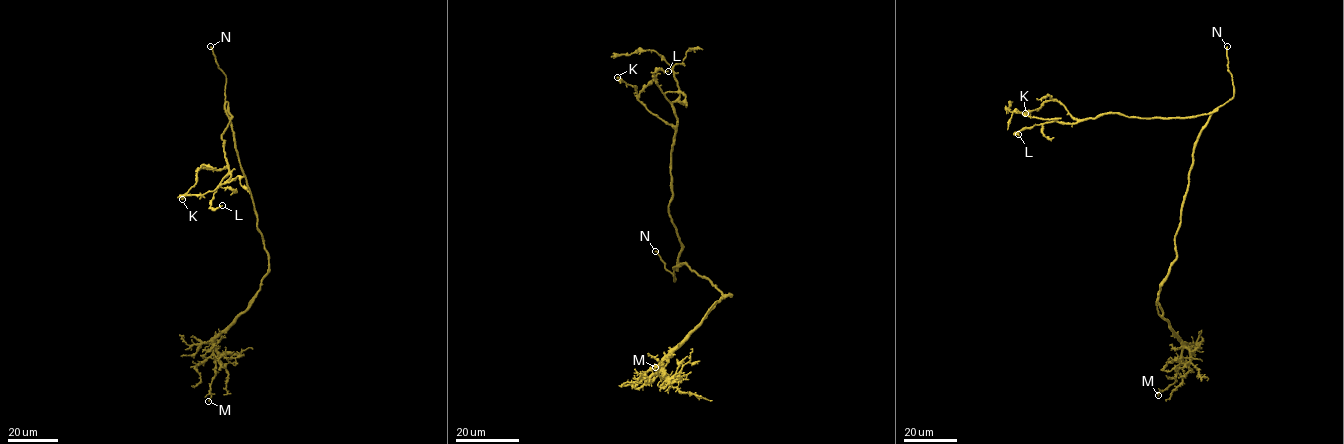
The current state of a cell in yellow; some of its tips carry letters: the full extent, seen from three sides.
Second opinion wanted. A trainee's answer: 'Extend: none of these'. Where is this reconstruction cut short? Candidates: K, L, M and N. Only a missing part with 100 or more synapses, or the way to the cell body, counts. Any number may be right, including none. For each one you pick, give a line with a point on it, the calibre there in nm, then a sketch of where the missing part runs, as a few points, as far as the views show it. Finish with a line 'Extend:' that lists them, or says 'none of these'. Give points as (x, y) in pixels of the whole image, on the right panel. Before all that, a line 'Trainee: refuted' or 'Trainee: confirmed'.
Trainee: refuted
N: at (1227, 46); 200 nm thick; missing branch runs (1227, 46), (1237, 27)
Extend: N

